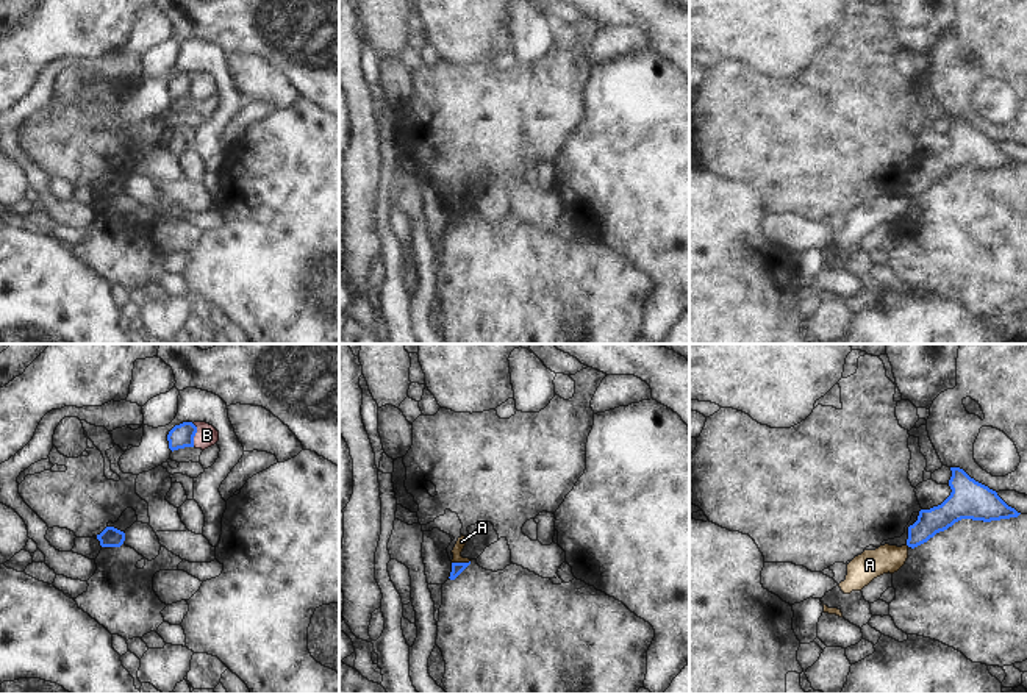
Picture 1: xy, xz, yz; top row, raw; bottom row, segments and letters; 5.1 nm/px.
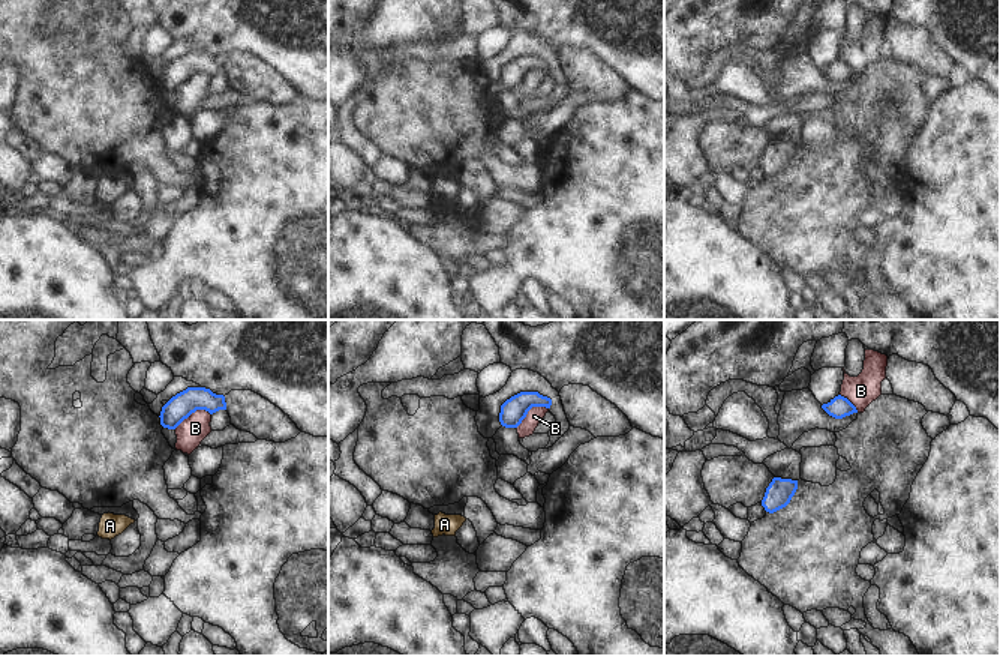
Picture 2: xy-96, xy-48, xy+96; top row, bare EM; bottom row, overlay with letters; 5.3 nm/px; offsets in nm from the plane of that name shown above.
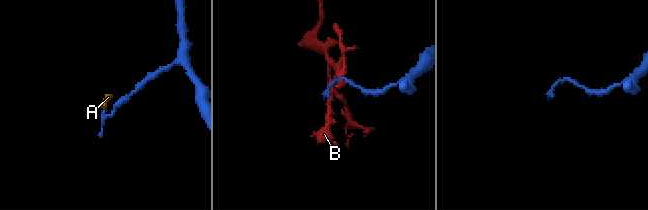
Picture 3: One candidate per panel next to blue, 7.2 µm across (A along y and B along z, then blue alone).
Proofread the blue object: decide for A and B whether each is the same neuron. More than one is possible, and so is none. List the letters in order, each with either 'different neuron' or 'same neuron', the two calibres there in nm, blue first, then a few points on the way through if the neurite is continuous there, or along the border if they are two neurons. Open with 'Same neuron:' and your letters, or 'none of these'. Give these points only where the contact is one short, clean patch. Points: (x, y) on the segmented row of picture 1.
Same neuron: none of these
A: different neuron; calibres 60 and 50 nm; border xz (469, 560), (452, 563)
B: different neuron; calibres 120 and 110 nm

